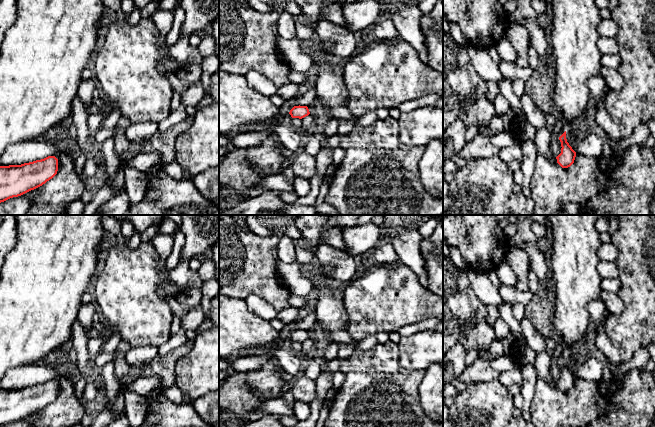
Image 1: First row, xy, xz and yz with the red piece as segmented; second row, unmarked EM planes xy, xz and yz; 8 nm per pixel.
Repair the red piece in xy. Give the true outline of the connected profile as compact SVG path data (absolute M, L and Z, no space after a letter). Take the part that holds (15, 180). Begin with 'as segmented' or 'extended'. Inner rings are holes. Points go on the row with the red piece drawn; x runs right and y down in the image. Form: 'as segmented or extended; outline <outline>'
as segmented; outline M55 156L21 165L0 166L0 203L42 186L57 171L58 159Z

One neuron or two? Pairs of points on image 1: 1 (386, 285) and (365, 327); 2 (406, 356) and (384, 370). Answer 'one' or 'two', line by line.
1: one
2: two

